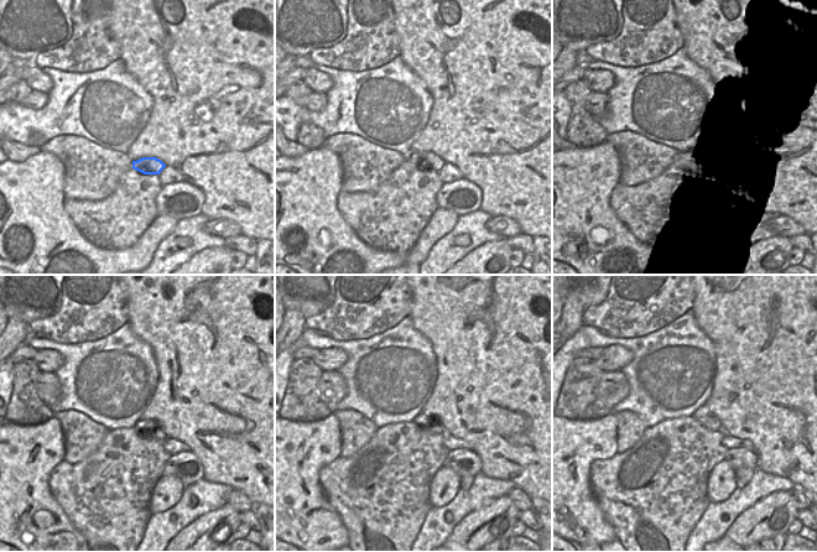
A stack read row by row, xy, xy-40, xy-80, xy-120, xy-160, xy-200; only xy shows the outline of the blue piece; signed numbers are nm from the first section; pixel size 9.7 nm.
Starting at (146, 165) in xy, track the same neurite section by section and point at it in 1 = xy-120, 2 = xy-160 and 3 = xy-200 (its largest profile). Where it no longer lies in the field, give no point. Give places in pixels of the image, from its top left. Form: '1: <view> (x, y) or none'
1: xy-120 (150, 428)
2: xy-160 (427, 422)
3: xy-200 (702, 415)

